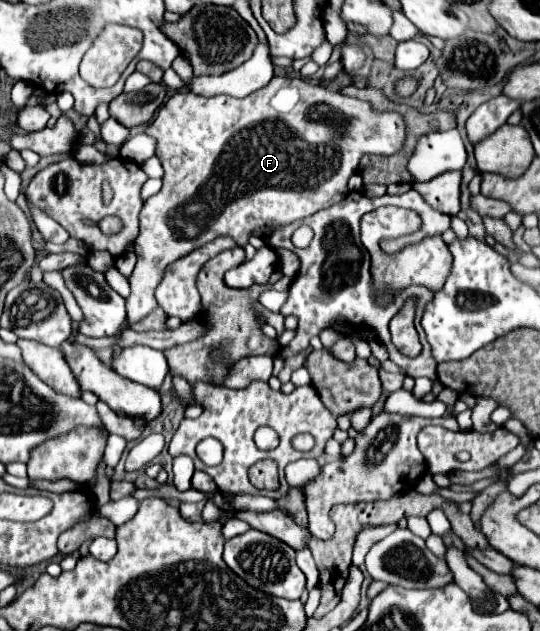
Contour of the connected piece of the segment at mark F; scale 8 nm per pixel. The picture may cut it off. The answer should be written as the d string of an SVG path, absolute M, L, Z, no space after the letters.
M275 76L265 88L243 100L233 96L203 98L183 90L167 100L145 132L157 140L157 158L163 166L163 188L145 200L139 214L139 236L134 242L137 263L129 276L129 324L139 322L157 306L153 292L165 266L179 256L201 248L217 236L231 236L239 246L245 246L253 234L269 236L279 224L303 220L343 200L349 194L343 192L343 184L357 172L363 154L389 156L401 150L405 120L395 112L373 112L367 102L343 96L339 90L315 86L301 78Z

